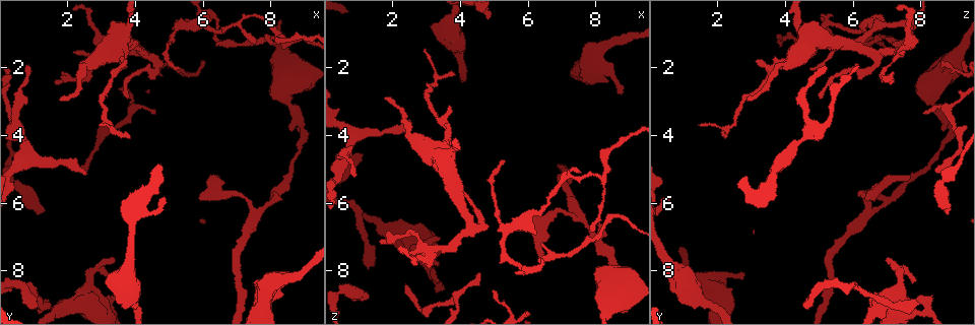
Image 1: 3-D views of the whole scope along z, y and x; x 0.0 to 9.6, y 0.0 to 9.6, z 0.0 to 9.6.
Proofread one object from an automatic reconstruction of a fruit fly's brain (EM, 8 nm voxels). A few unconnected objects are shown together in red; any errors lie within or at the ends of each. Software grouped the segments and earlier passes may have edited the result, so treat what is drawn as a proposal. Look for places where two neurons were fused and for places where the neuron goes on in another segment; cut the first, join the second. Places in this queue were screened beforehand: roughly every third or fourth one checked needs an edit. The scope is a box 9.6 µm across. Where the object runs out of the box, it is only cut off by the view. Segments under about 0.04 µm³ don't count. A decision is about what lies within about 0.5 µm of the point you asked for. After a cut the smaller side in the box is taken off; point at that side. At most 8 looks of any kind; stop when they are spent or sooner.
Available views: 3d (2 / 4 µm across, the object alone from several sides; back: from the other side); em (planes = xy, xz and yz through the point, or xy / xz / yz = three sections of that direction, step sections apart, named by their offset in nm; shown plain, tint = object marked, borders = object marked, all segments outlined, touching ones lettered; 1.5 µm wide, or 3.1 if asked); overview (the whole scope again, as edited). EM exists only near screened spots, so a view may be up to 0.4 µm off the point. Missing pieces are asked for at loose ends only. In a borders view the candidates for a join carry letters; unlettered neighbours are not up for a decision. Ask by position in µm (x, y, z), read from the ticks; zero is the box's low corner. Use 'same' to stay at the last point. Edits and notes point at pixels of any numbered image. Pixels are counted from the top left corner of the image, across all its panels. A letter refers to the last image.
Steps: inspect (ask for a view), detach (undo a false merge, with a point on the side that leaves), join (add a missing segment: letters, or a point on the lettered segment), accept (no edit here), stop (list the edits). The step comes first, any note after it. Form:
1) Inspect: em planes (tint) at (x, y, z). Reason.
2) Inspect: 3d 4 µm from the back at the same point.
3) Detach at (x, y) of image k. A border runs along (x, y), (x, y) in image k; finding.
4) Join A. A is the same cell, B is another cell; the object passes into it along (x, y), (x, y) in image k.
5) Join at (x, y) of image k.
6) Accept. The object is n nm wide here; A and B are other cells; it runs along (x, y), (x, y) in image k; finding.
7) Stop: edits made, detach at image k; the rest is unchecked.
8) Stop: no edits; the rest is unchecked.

Inspect: 3d 4 µm at (2.15, 1.50, 7.35). An open end.

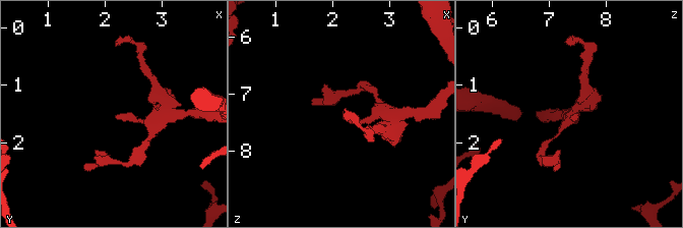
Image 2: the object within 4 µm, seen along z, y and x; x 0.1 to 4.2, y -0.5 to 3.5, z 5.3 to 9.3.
Inspect: em yz step 4 (borders) at (2.15, 1.50, 7.40). Now the EM.

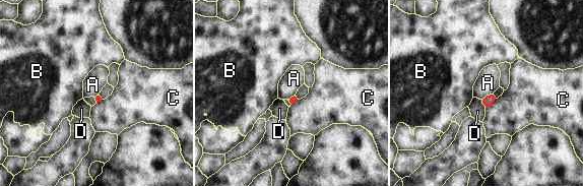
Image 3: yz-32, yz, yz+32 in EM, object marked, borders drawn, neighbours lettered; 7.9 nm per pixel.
Inspect: em xz step 8 (borders) at the same point.

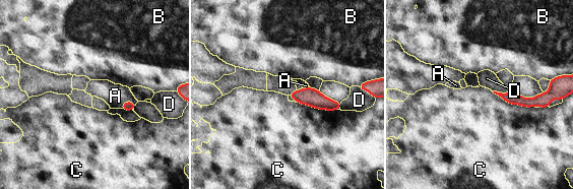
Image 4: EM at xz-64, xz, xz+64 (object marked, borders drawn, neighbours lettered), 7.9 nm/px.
Accept. A, B, C and D are other cells; a border runs along (135, 105), (125, 102), (121, 108) in image 4; none of them fits.

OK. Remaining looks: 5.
Inspect: em xy step 8 (borders) at (9.05, 3.95, 8.90). Thick turns thin.

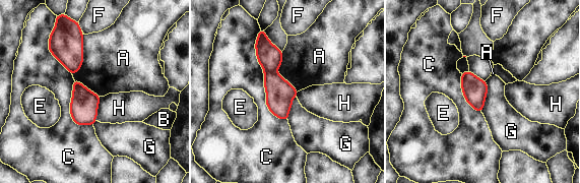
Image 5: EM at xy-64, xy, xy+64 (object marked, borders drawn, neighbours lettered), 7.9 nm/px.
Detach at (270, 57) of image 5. A, B, C, E, F, G and H are other cells; two neurons meet here.

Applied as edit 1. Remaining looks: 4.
Inspect: 3d 4 µm at (8.25, 1.15, 5.20). Abrupt turn.

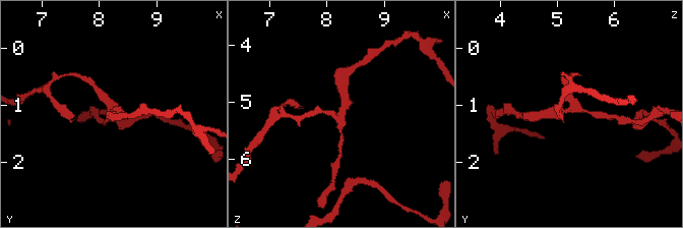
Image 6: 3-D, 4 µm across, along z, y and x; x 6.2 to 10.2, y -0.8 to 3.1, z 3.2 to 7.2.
Inspect: em planes (borders) at (8.30, 1.05, 5.15). Shape alone is not enough.

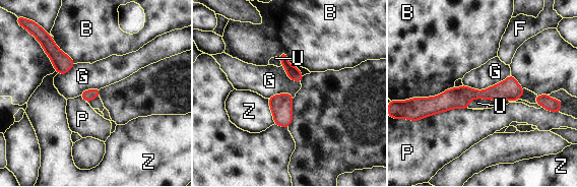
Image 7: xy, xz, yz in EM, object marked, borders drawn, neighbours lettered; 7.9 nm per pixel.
Accept. The object is 90 nm wide here; B, F, G, P, U and Z are other cells; one neuron here.

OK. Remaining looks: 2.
Stop: edits made, detach at image 5; the rest is unchecked.

